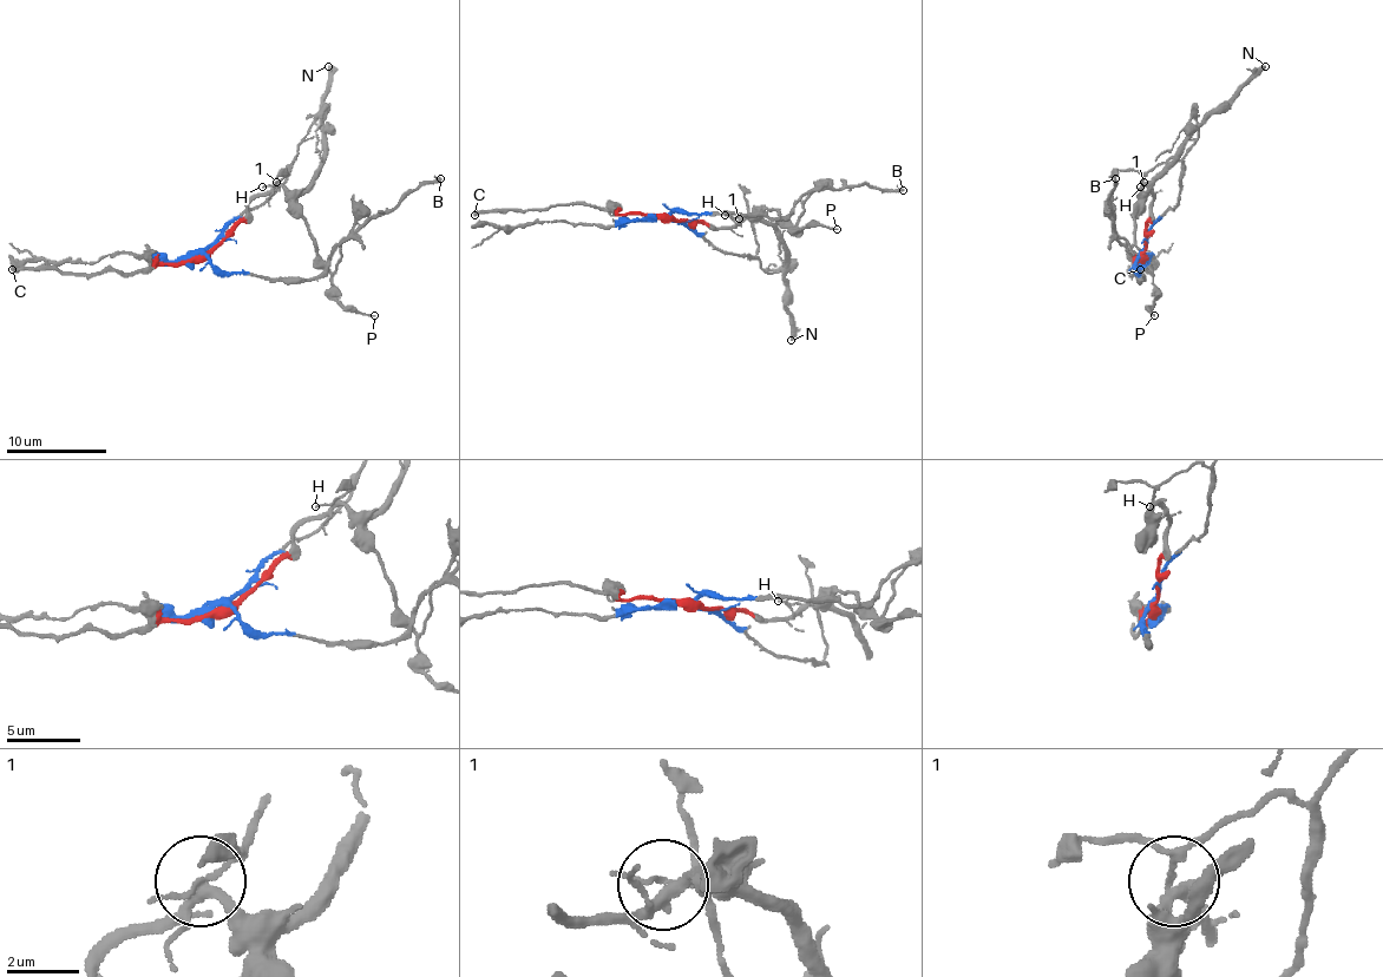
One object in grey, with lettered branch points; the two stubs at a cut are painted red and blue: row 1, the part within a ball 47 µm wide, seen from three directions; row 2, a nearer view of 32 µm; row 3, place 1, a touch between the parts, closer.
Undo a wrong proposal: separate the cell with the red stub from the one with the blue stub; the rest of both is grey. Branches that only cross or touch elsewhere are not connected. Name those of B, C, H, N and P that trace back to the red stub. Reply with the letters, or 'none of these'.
C, N, P

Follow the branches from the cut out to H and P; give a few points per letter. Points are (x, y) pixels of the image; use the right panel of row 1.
H: (1141, 253), (1148, 230), (1178, 200), (1178, 161), (1168, 158), (1148, 170), (1141, 188)
P: (1144, 253), (1146, 220), (1153, 197), (1146, 185), (1144, 210), (1133, 228), (1141, 260), (1153, 275), (1153, 315)

